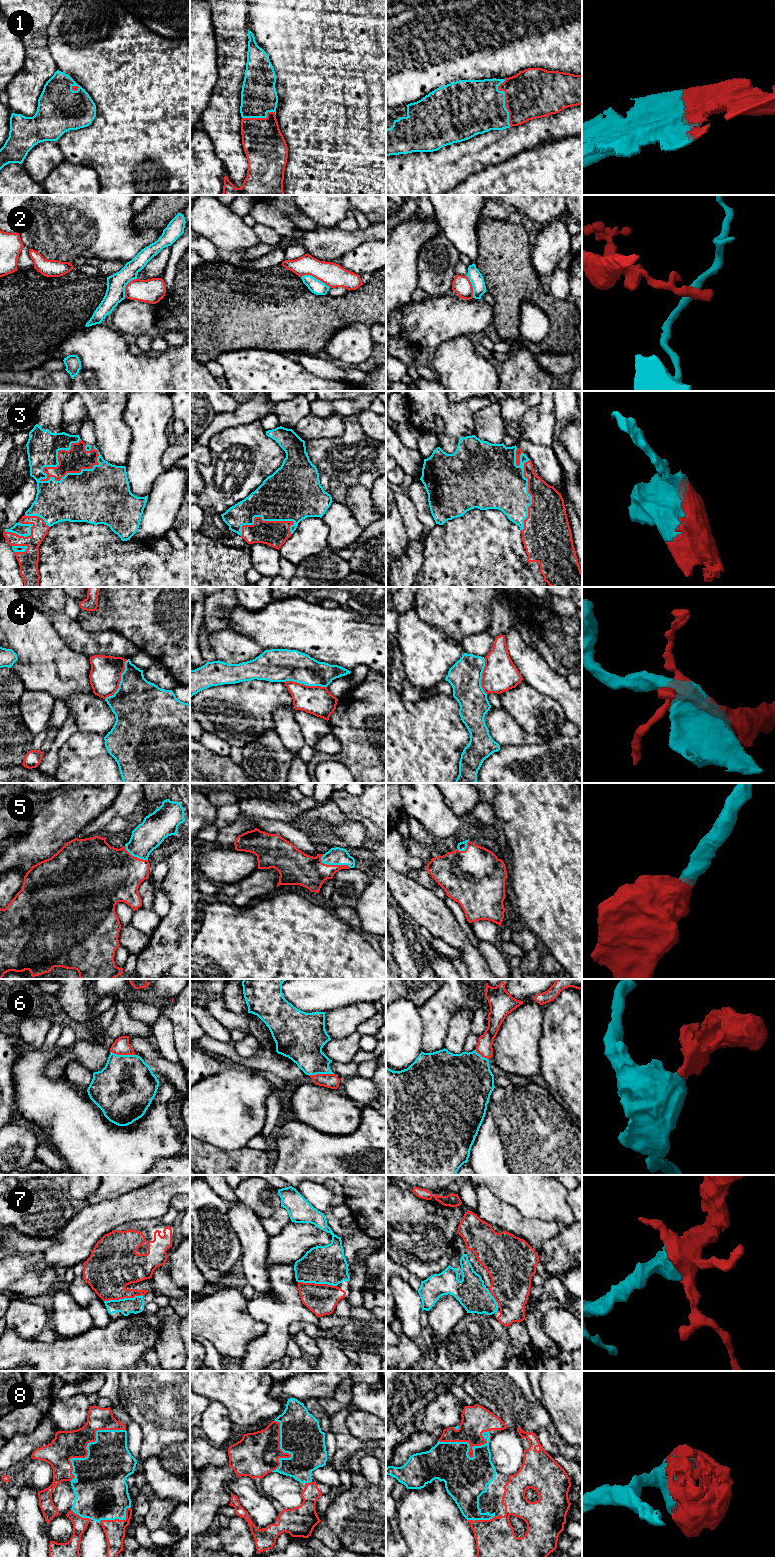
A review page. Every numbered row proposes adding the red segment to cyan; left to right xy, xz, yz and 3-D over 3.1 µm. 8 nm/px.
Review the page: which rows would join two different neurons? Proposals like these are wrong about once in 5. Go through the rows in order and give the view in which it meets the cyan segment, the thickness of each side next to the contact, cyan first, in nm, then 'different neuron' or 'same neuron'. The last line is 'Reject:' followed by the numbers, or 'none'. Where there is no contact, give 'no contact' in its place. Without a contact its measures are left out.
1: contact in yz; calibres 440 and 400 nm; same neuron
2: contact in xz; calibres 120 and 190 nm; different neuron
3: contact in xy; calibres 440 and 190 nm; same neuron
4: contact in xy; calibres 420 and 260 nm; different neuron
5: contact in xz; calibres 140 and 260 nm; same neuron
6: contact in xy; calibres 480 and 140 nm; same neuron
7: contact in xy; calibres 130 and 360 nm; same neuron
8: contact in xy; calibres 380 and 220 nm; same neuron
Reject: 2, 4

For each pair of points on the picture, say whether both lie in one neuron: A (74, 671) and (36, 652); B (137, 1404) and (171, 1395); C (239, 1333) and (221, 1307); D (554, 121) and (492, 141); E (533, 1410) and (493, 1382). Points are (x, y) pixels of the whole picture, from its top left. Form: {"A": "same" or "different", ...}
{"A": "same", "B": "same", "C": "same", "D": "same", "E": "same"}

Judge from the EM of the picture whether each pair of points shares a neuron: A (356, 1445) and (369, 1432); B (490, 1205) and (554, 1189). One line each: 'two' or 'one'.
A: two
B: two

